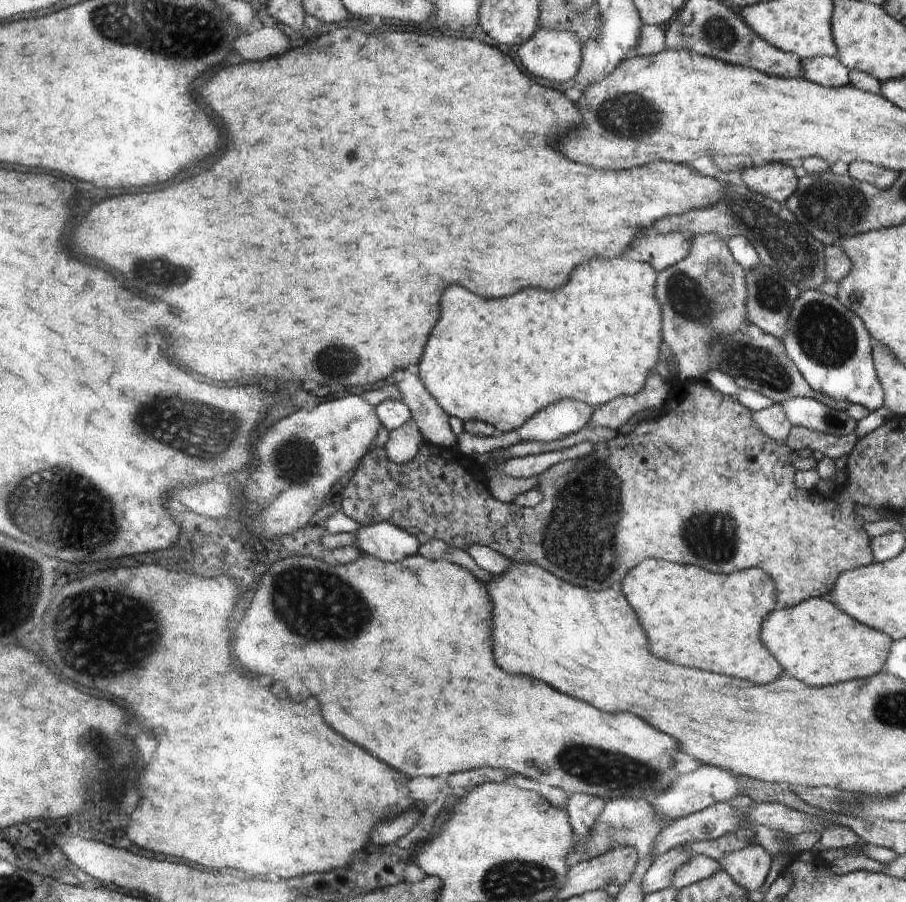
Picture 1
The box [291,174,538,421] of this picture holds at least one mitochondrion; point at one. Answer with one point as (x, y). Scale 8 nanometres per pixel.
(354, 359)

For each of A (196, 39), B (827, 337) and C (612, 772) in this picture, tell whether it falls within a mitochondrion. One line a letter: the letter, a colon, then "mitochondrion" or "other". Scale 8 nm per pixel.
A: mitochondrion
B: mitochondrion
C: mitochondrion

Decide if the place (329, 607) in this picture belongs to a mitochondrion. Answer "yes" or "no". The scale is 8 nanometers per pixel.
yes

